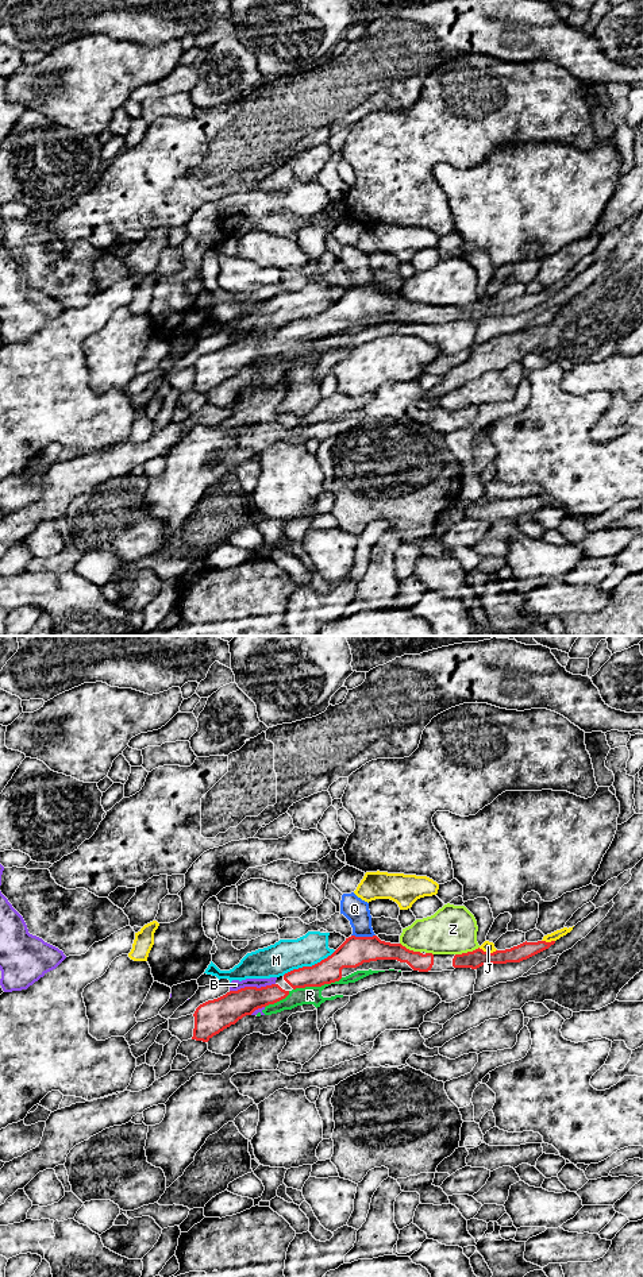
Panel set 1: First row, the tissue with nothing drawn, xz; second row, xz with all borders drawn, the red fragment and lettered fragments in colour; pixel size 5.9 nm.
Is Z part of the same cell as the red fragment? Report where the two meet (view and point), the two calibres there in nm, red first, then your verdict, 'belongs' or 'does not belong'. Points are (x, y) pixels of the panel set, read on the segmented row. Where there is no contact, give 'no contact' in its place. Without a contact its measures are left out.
xz (468, 952) | 110/280 nm | does not belong

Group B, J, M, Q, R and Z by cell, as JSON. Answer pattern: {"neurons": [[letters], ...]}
{"neurons": [["B", "R"], ["J"], ["M"], ["Q"], ["Z"]]}

